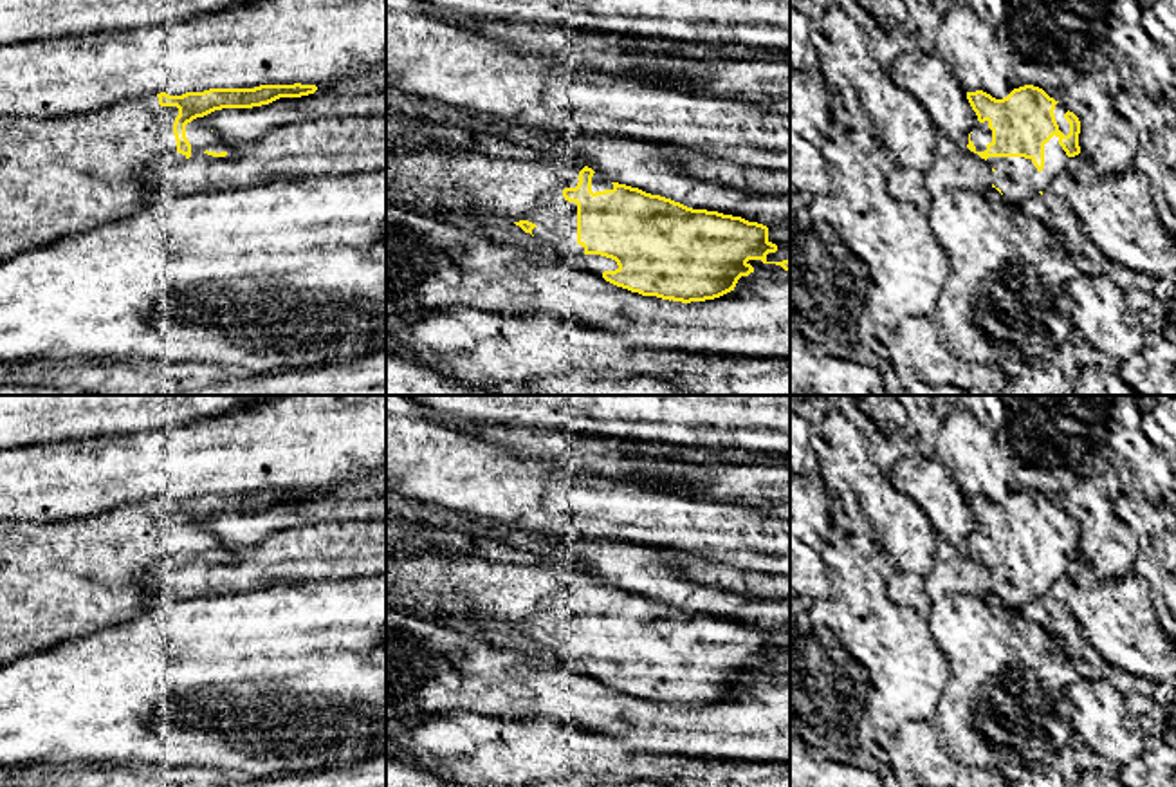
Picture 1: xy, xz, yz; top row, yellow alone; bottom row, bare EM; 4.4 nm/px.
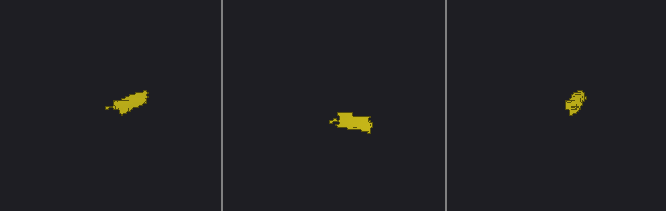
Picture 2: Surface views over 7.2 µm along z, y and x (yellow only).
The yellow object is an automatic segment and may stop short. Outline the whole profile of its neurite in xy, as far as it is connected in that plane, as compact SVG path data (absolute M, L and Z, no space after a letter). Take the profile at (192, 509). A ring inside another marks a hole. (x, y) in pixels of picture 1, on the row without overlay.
M294 487L260 489L254 493L209 493L204 496L186 496L182 500L161 496L157 500L126 504L108 513L65 522L0 520L0 666L135 617L150 603L159 599L153 590L139 587L139 578L146 570L173 570L191 560L202 558L225 561L229 549L213 534L197 527L197 522L222 513L262 511L280 502L301 502L316 495L316 489Z

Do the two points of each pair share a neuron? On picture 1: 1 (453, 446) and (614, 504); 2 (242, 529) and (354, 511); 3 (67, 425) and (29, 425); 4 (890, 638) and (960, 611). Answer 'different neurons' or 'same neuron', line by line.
1: same neuron
2: same neuron
3: same neuron
4: different neurons

